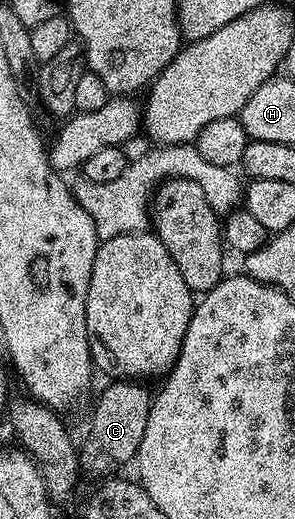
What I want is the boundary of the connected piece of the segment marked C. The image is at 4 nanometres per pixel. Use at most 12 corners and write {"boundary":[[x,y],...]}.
{"boundary":[[141,380],[98,397],[78,464],[106,479],[138,455],[152,400]]}

